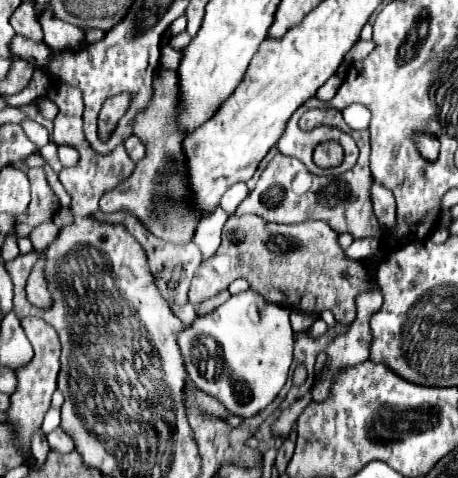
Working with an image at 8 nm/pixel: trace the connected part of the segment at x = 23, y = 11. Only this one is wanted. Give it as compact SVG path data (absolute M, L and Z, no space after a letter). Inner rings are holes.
M34 2L20 4L20 6L16 8L16 12L12 14L10 24L12 24L12 28L16 30L16 34L26 36L26 38L36 40L36 42L42 42L42 28L40 28L40 22L38 22L38 18L36 18Z

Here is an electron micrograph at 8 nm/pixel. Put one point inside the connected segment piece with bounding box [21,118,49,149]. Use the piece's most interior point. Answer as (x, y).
(36, 133)

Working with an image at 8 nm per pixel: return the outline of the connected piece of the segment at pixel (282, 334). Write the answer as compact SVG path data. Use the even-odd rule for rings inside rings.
M254 290L230 296L228 302L218 306L214 312L206 316L196 316L196 320L176 336L188 378L194 382L196 388L212 394L214 398L220 398L220 402L224 402L224 406L228 406L232 414L242 418L256 416L278 396L288 378L294 348L294 331L290 328L288 316L288 308L268 304Z

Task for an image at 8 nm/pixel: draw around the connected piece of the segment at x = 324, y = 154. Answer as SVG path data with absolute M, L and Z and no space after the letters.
M322 142L314 150L314 162L320 168L334 168L342 162L342 158L344 158L344 152L342 152L340 144L336 144L336 142Z

